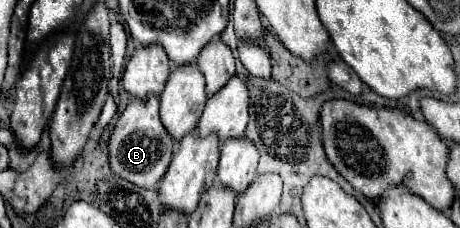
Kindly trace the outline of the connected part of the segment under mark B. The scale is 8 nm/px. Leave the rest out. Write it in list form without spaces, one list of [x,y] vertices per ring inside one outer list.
[[[151,97],[147,103],[131,99],[111,129],[107,149],[113,175],[127,179],[139,187],[155,187],[165,175],[175,151],[175,143],[159,119],[159,99]]]

